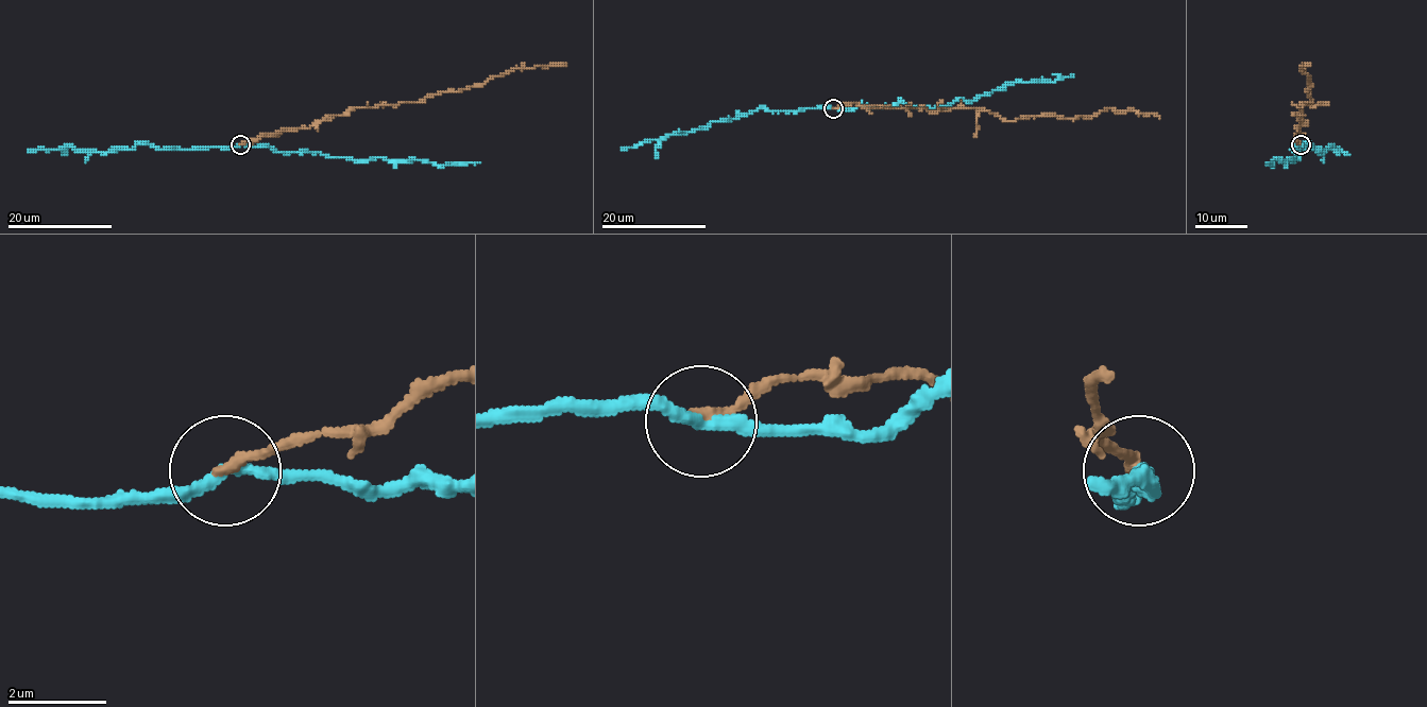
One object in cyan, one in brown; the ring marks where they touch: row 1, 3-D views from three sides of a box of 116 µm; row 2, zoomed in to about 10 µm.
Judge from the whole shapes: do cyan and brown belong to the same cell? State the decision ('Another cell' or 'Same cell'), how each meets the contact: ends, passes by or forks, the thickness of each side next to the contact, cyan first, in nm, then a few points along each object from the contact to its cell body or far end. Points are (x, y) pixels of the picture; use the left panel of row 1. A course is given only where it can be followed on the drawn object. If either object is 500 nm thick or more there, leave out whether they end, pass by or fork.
Another cell. At the ring cyan passes by. At the ring brown ends. Thickness 240 nm (cyan) against 240 nm. Course of cyan: (240, 144), (288, 153), (319, 153), (355, 160), (421, 159), (439, 166), (480, 161). Course of brown: (240, 144), (287, 128), (310, 127), (355, 107), (422, 102), (446, 91), (481, 86), (515, 68), (566, 65)

